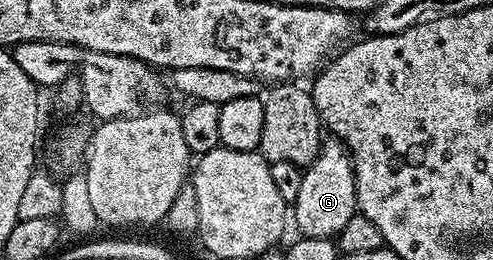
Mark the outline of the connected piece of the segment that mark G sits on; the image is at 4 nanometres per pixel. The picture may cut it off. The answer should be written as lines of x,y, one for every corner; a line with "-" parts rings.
329,136
321,143
321,154
309,166
304,167
303,184
299,187
299,196
291,204
291,222
301,229
306,238
336,239
343,224
358,213
353,159
345,145

